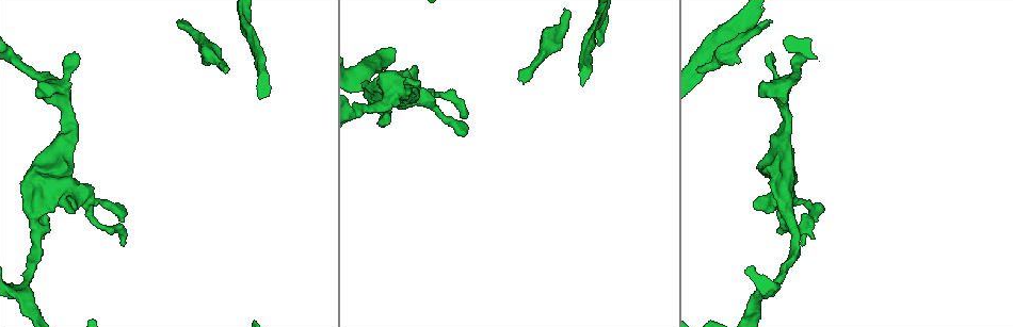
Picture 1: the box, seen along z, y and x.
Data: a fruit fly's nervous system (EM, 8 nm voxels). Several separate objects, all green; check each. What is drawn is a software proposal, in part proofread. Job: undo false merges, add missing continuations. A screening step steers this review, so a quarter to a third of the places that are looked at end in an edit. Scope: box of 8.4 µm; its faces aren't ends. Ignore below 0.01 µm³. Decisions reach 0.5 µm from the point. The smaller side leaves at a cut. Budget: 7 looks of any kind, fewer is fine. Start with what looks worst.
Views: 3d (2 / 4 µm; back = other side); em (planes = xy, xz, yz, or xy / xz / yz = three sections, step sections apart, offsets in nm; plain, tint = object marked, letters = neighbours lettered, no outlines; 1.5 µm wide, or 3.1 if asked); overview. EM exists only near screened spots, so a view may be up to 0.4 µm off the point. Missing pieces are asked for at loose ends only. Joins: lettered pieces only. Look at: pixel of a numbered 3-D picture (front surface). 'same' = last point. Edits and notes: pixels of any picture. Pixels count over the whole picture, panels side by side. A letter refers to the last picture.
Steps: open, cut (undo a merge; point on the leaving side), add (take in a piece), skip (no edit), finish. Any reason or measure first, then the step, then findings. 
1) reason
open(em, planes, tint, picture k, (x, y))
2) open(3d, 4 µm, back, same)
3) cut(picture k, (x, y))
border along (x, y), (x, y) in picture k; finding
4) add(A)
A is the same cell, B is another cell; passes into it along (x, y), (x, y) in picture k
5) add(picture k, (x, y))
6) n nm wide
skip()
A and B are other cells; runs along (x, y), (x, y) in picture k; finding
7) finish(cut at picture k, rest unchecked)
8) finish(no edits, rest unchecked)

open(3d, 2 µm, picture 1, (522, 82))

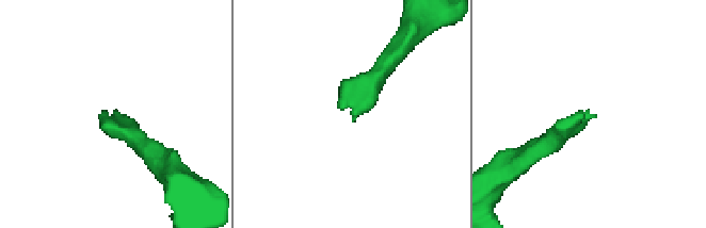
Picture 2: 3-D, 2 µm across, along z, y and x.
shape alone is not enough
open(em, yz, step 8, plain, picture 2, (114, 111))

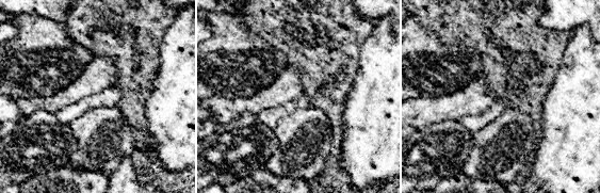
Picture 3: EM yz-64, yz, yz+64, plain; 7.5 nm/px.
open(em, yz, step 8, letters, same)

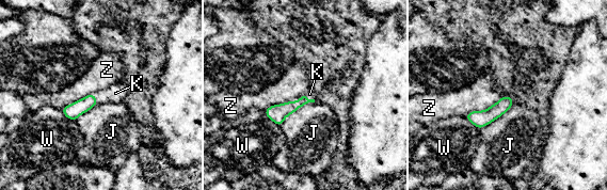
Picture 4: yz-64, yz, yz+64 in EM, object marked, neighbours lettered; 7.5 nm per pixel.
J touches over 340 nm
add(K)
K is the same cell, J, W and Z are other cells; passes into it along (72, 111), (95, 98), (115, 93) in picture 4; it goes on there

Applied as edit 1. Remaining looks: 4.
open(overview)

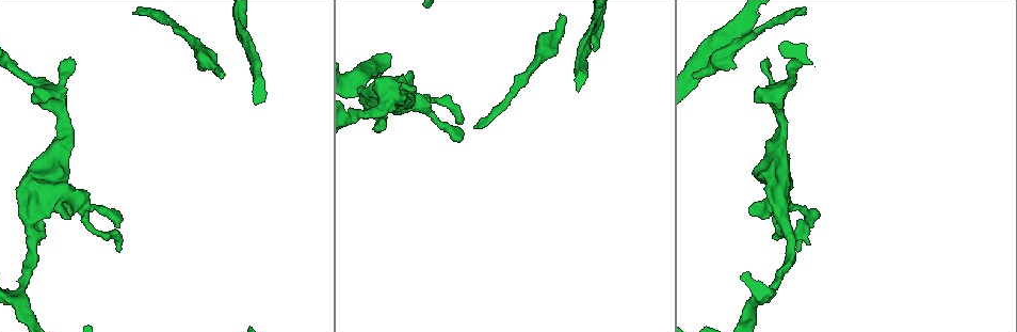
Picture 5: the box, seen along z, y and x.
an open end
open(3d, 4 µm, picture 5, (460, 135))

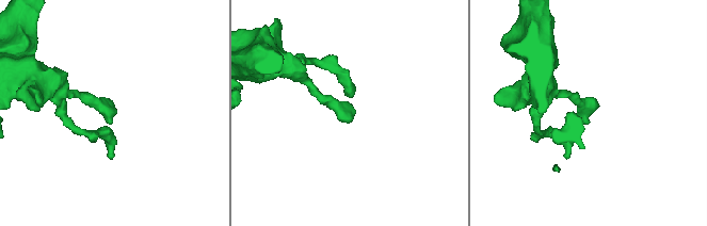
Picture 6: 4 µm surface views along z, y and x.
open(em, planes, plain, picture 6, (349, 115))

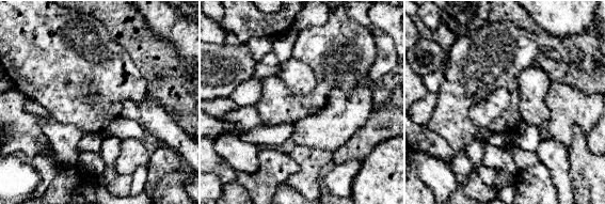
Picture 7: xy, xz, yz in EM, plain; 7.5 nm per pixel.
open(em, planes, letters, same)

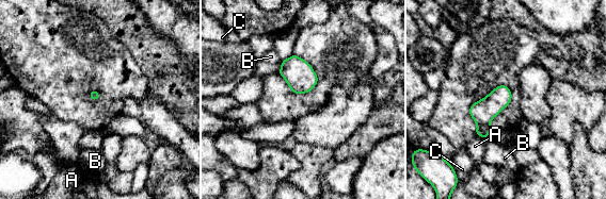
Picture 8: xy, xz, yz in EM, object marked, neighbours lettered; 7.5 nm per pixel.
skip()
A, B and C are other cells; border along (281, 62), (281, 68), (277, 72) in picture 8; none of them fits

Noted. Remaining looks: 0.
finish(add at picture 4, rest unchecked)

